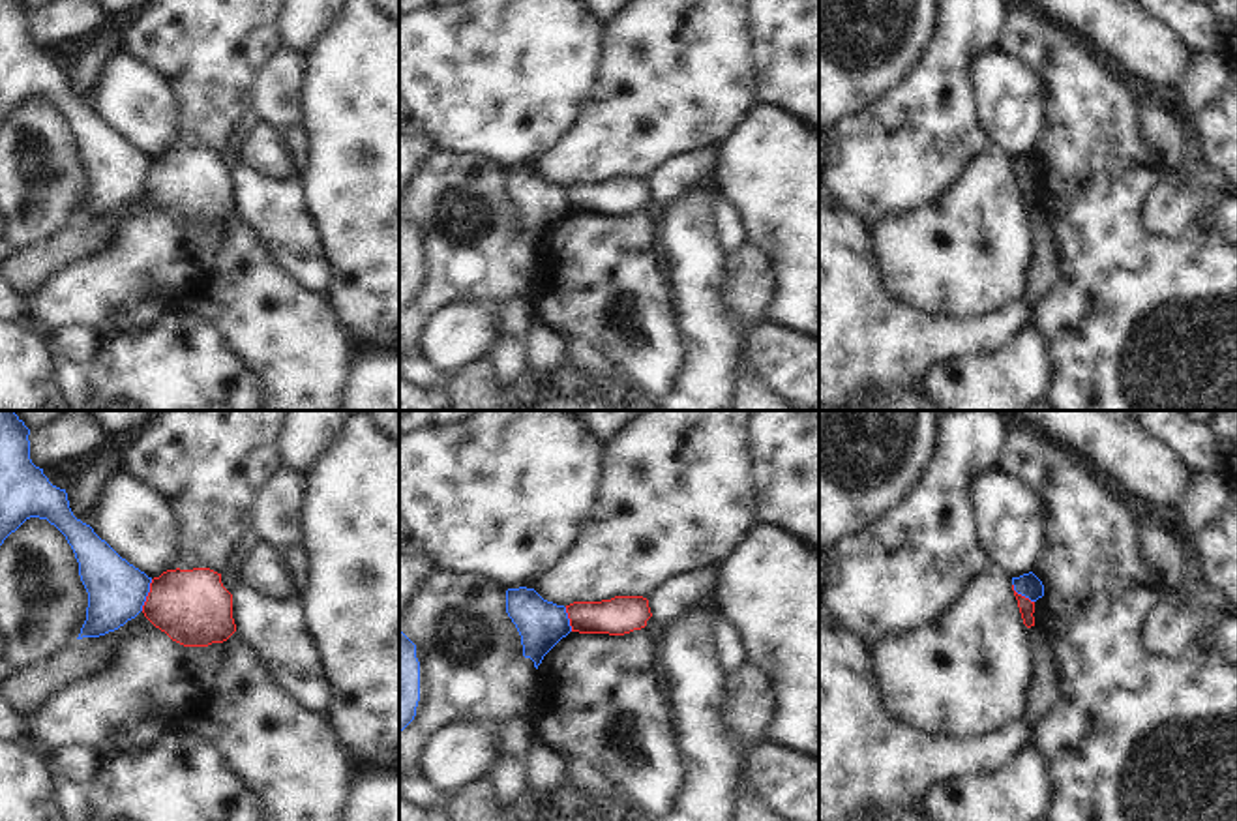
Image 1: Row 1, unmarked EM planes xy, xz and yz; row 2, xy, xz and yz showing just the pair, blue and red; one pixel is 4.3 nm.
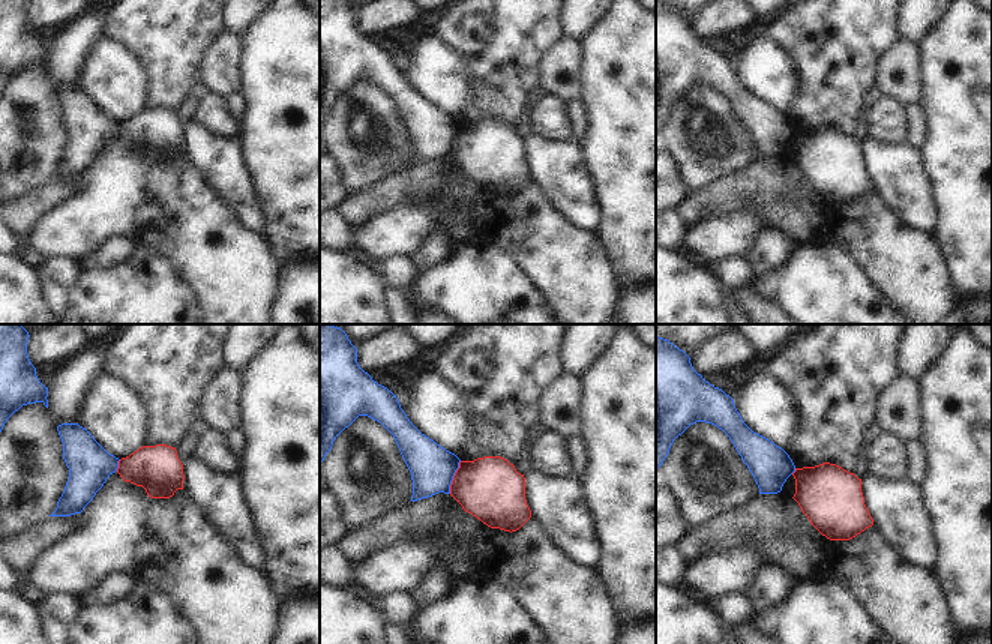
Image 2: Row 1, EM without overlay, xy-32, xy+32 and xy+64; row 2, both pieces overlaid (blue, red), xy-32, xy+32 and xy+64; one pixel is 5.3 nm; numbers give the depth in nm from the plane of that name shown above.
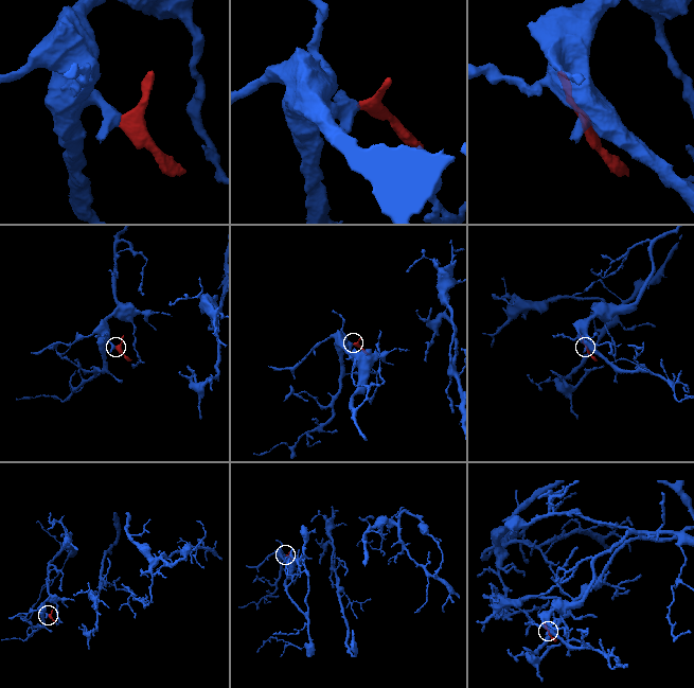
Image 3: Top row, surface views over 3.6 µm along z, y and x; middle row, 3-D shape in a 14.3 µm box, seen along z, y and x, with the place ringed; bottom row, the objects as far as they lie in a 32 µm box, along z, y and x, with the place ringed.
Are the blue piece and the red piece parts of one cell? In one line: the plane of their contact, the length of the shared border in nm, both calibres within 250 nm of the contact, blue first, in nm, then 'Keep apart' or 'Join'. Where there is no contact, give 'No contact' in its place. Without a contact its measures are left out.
Touches blue in xy. Shared border 140 nm. Thickness 260 nm (blue) against 320 nm. Keep apart.

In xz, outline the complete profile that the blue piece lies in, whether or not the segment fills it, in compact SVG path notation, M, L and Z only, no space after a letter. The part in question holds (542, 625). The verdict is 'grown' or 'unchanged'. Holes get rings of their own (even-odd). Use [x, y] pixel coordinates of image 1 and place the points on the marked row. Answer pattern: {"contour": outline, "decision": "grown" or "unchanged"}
{"contour": "M534 589L506 590L506 613L515 624L523 656L542 664L544 656L572 632L564 605L544 600Z", "decision": "unchanged"}

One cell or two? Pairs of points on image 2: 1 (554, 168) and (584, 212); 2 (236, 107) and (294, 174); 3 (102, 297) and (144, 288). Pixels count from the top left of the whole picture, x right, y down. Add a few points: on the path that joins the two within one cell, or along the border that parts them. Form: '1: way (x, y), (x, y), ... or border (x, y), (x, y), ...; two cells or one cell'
1: way (565, 179), (580, 201); one cell
2: border (239, 92), (245, 101), (245, 114), (240, 122); two cells
3: way (113, 297), (134, 297); one cell

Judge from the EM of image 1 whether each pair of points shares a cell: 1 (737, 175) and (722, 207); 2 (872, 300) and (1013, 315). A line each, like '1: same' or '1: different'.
1: different
2: same

